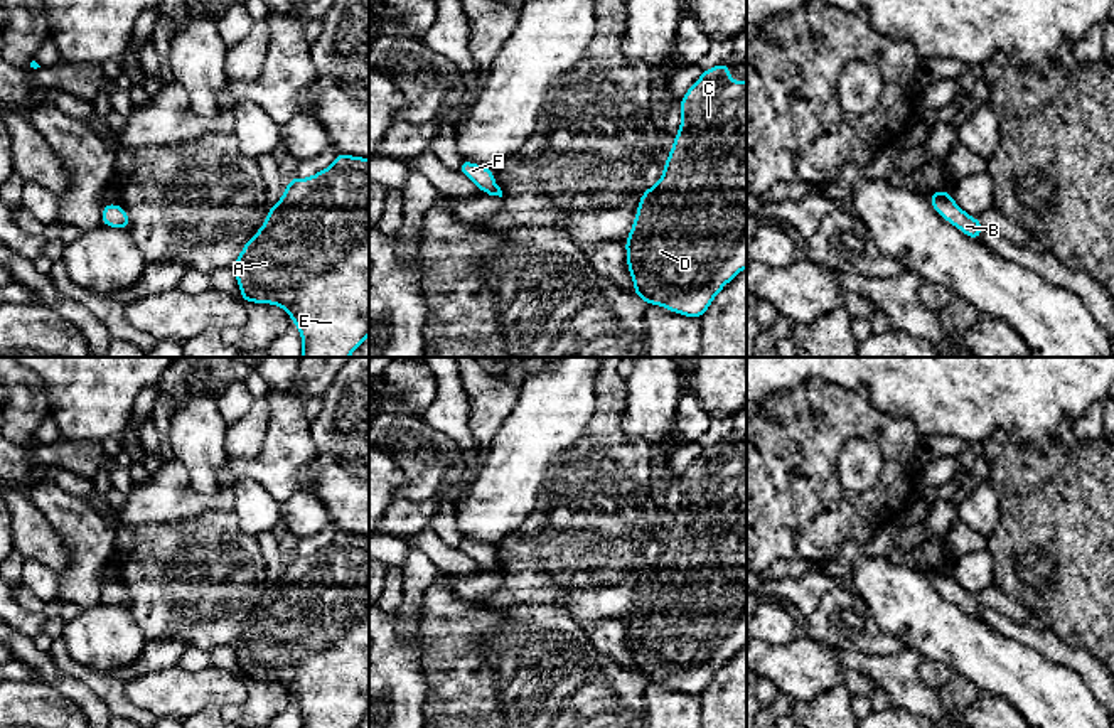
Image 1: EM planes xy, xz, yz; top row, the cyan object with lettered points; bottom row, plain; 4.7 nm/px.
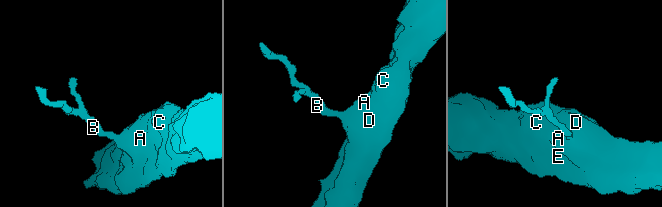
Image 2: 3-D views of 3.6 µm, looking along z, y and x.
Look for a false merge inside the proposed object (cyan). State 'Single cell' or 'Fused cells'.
Single cell

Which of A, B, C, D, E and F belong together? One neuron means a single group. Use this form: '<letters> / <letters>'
A B C D E F

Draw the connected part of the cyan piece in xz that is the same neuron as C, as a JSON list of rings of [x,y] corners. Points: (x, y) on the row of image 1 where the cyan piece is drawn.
[[[730,62],[703,69],[679,101],[681,128],[656,185],[639,199],[637,216],[625,241],[632,293],[644,303],[699,320],[713,298],[747,268],[747,81],[730,78]]]

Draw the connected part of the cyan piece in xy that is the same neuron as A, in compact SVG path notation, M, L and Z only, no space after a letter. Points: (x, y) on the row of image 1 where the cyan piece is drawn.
M337 152L330 167L322 169L308 179L293 177L287 180L281 199L268 207L268 216L258 233L243 246L238 261L231 266L236 275L241 295L246 303L271 303L281 307L295 322L302 335L302 357L349 357L369 335L369 158L352 157Z

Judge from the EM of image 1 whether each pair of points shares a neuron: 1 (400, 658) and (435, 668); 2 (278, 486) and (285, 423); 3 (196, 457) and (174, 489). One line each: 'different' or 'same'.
1: different
2: same
3: different

